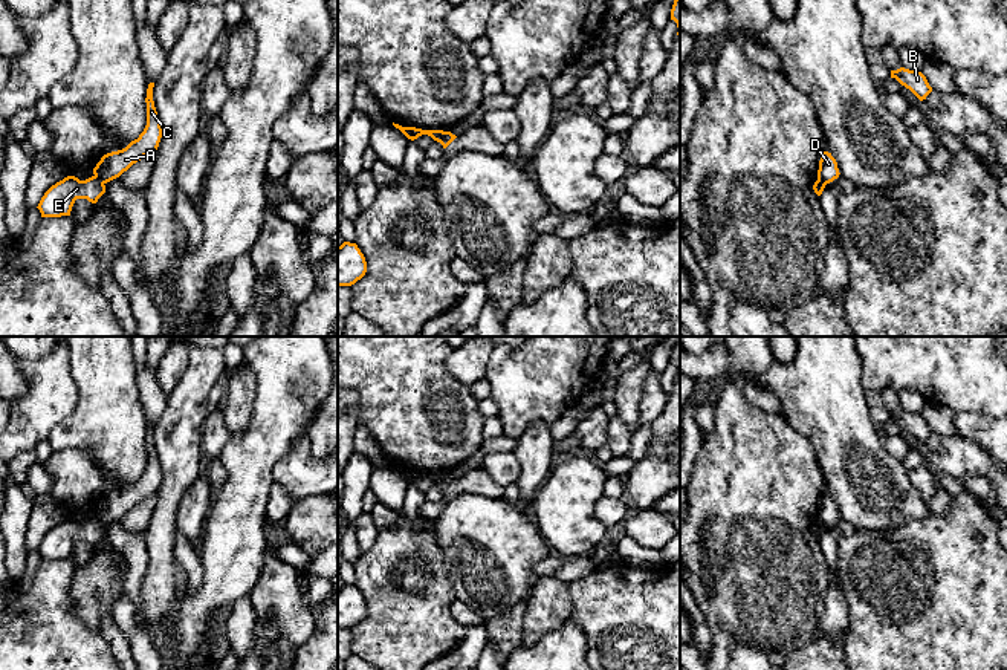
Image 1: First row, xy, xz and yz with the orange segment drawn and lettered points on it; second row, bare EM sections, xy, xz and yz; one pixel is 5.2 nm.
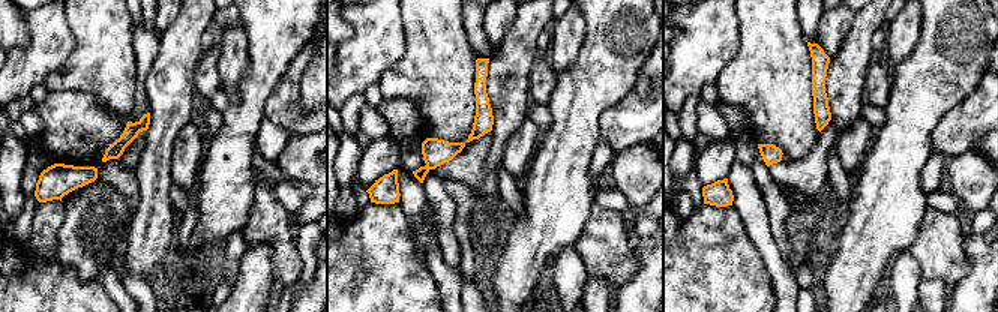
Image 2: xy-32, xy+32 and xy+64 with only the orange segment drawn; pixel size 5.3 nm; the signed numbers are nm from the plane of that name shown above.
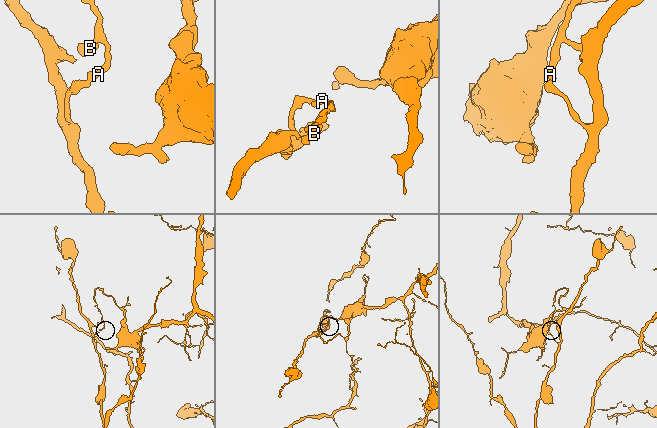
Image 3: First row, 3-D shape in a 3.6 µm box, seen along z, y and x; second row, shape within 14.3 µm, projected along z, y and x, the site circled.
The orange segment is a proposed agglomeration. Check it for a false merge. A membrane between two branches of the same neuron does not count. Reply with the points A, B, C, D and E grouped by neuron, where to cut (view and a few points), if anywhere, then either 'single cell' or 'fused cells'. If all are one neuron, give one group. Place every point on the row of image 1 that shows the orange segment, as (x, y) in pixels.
A B C D / E | xz (445, 132), (439, 141) | fused cells

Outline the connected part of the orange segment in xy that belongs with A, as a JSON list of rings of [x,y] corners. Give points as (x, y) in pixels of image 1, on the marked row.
[[[150,83],[147,89],[147,125],[144,132],[125,148],[104,154],[93,168],[93,174],[104,184],[119,177],[133,164],[157,150],[162,138],[162,127],[153,101],[153,87],[154,83]]]

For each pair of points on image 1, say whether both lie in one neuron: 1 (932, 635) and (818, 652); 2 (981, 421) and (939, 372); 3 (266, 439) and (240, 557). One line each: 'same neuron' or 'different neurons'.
1: different neurons
2: different neurons
3: same neuron

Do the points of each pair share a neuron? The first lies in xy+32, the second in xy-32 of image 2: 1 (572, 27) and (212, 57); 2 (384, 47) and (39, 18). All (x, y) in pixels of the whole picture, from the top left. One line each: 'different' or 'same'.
1: different
2: same

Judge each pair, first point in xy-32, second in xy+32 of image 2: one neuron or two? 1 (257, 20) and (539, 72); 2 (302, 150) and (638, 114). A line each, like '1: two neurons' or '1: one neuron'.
1: two neurons
2: two neurons

